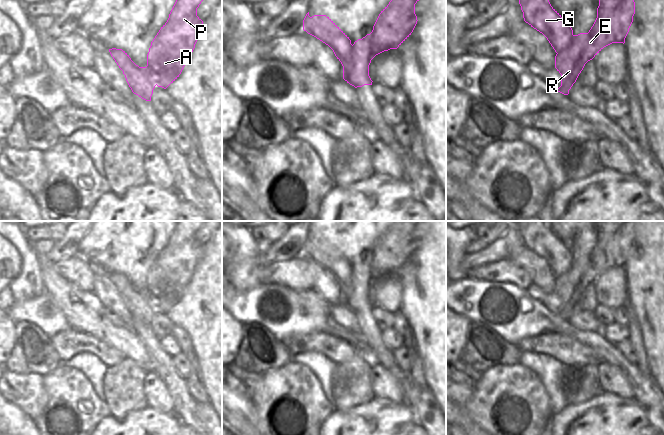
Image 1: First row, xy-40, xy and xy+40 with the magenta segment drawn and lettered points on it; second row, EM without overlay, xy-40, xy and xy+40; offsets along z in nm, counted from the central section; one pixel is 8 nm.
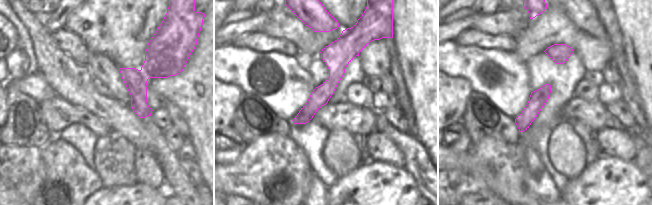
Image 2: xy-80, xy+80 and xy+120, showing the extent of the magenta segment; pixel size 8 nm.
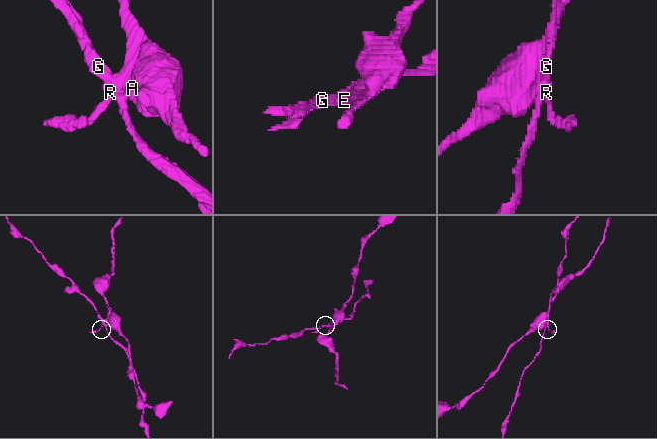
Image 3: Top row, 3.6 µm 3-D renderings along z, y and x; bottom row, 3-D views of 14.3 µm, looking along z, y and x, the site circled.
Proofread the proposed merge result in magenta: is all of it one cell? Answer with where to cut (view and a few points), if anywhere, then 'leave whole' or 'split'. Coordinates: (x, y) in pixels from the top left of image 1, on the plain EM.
xy (353, 269), (350, 293), (343, 301) | split

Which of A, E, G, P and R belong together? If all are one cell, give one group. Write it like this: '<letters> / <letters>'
A E P R / G

